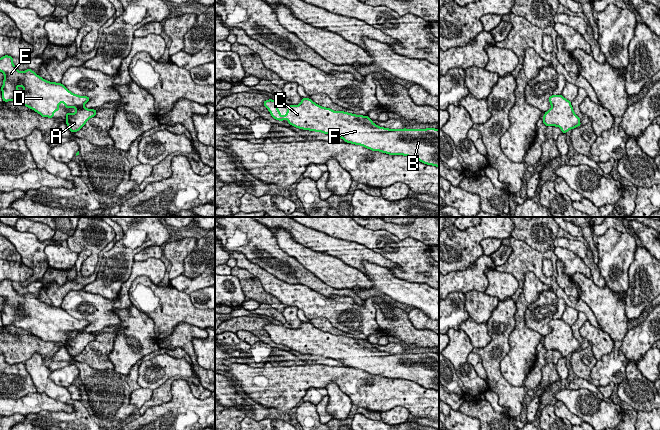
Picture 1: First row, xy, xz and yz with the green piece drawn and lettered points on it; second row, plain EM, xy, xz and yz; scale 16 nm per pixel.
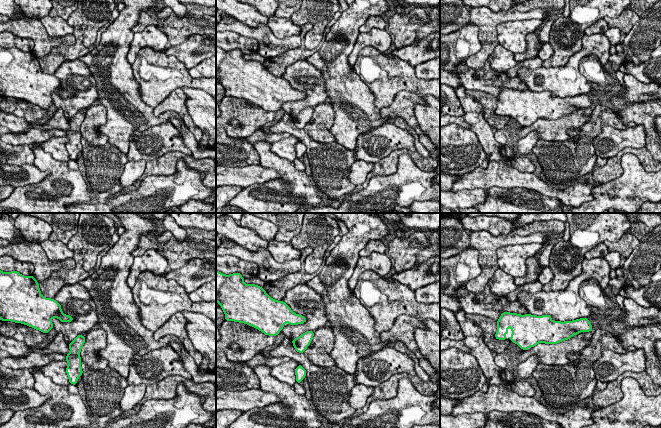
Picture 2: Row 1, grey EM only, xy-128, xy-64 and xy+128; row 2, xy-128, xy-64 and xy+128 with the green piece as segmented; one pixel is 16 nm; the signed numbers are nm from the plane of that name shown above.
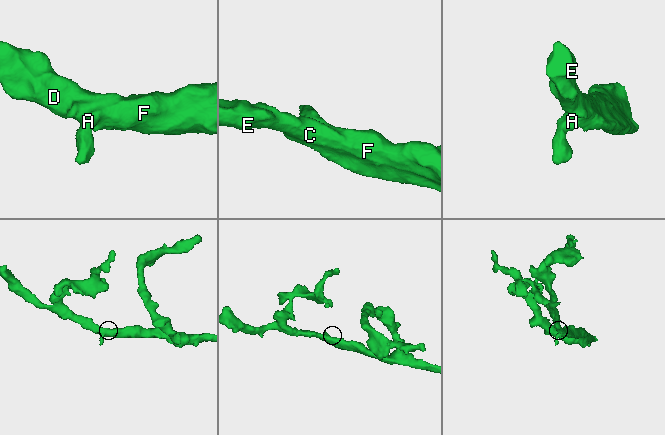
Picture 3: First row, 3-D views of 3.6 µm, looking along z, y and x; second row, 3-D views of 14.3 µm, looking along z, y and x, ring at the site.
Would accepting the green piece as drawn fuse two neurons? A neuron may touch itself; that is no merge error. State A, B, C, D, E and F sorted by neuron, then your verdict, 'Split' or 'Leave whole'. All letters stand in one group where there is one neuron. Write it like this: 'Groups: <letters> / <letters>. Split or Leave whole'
Groups: A B C D E F. Leave whole

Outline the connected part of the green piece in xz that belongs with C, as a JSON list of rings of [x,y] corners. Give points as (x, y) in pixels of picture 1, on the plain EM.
[[[302,322],[299,329],[290,329],[282,340],[278,326],[272,323],[263,326],[276,344],[288,344],[290,349],[328,359],[361,369],[372,375],[390,379],[413,381],[424,388],[439,391],[439,354],[388,353],[379,351],[366,339],[333,335],[321,331],[309,322]]]

